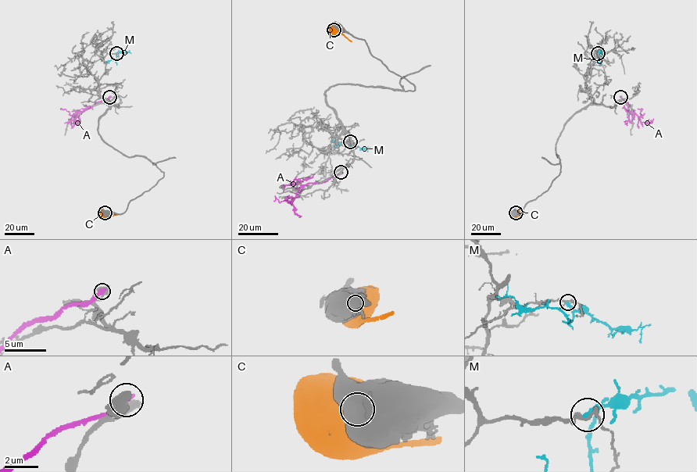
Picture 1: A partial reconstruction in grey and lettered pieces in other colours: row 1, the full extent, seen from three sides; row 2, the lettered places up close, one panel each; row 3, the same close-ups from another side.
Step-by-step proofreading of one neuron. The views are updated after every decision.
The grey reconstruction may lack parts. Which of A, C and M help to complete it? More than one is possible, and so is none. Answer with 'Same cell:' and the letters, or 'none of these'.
Same cell: none of these

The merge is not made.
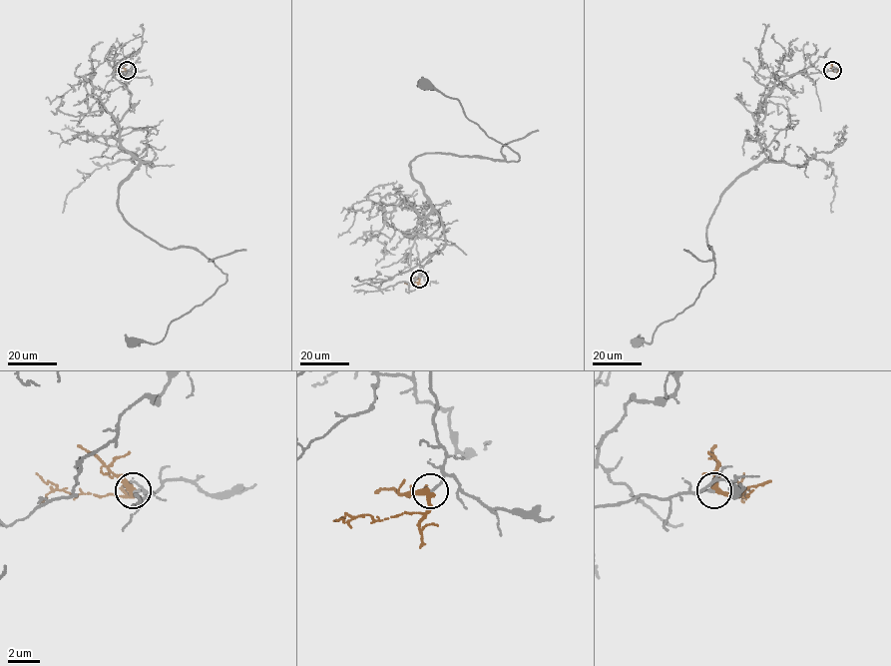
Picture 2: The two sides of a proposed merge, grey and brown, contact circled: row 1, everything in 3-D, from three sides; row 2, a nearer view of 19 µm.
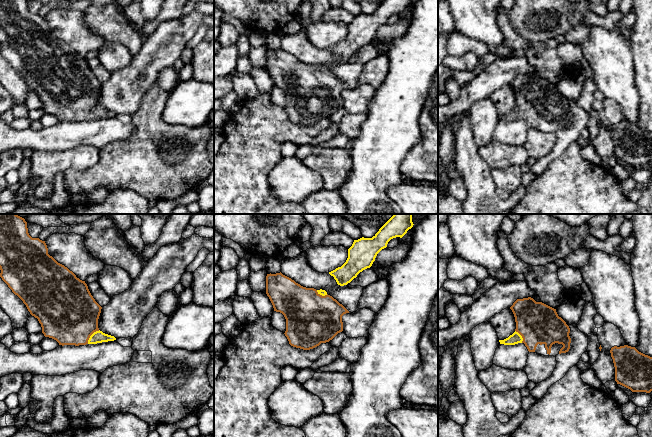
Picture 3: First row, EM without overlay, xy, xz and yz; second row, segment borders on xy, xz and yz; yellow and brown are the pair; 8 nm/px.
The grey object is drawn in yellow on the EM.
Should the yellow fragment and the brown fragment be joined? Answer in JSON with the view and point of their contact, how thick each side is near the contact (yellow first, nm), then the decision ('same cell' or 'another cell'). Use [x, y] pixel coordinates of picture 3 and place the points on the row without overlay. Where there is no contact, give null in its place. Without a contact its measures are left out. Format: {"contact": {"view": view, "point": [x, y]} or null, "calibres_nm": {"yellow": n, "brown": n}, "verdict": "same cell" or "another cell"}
{"contact": {"view": "xy", "point": [91, 111]}, "calibres_nm": {"yellow": 100, "brown": 480}, "verdict": "same cell"}

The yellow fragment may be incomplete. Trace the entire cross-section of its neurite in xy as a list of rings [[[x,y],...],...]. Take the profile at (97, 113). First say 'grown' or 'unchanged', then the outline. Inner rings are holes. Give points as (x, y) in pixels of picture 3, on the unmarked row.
grown | [[[0,0],[0,53],[26,81],[32,92],[38,95],[45,113],[56,116],[59,121],[86,121],[114,117],[114,112],[103,109],[98,104],[102,83],[91,71],[85,57],[80,56],[64,41],[48,30],[45,17],[32,14],[27,0]]]

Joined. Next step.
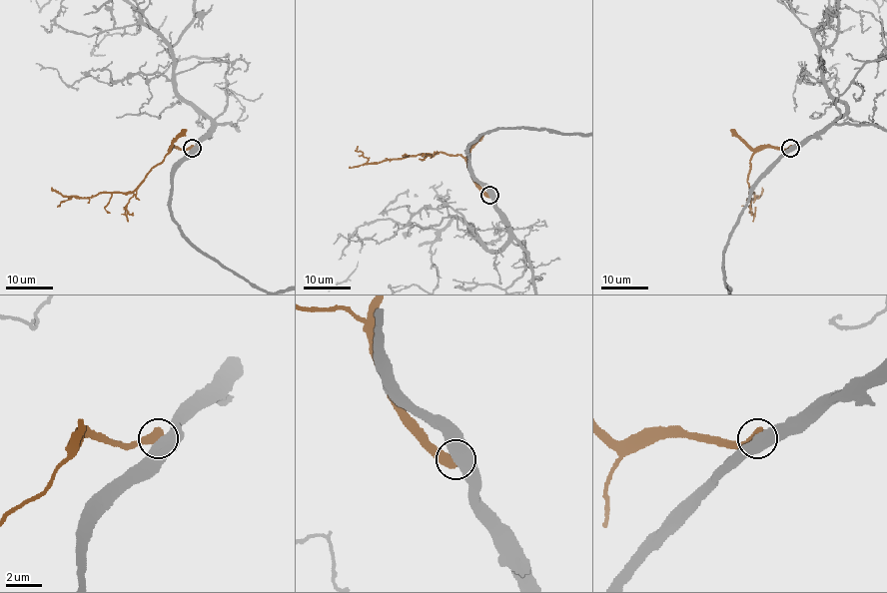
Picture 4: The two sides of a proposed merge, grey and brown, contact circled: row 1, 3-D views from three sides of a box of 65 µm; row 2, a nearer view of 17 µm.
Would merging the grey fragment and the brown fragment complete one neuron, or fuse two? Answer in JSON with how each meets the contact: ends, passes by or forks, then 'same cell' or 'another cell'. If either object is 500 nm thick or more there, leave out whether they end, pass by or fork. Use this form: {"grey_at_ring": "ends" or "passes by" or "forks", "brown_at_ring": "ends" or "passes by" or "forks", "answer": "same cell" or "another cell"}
{"answer": "another cell"}

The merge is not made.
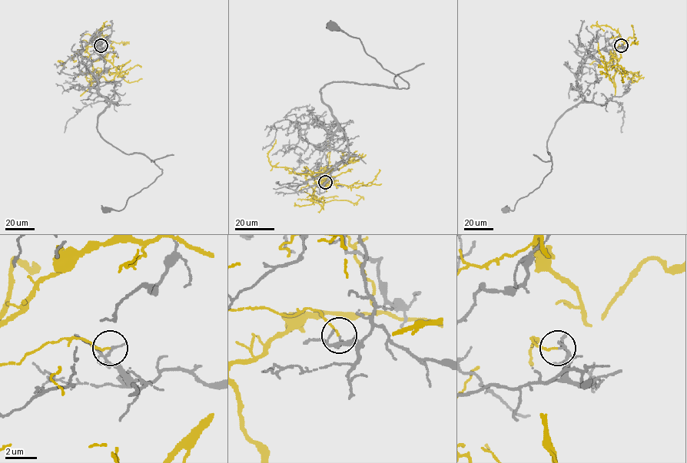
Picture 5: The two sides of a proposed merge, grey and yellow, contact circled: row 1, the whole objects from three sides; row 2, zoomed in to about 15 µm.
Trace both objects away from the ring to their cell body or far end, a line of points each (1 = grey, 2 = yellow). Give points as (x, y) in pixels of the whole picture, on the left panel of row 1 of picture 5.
1: (101, 45), (98, 91), (109, 104), (97, 130), (162, 170), (122, 209), (107, 210)
2: (101, 45), (86, 47), (91, 66), (97, 71), (118, 74), (135, 65), (140, 67)

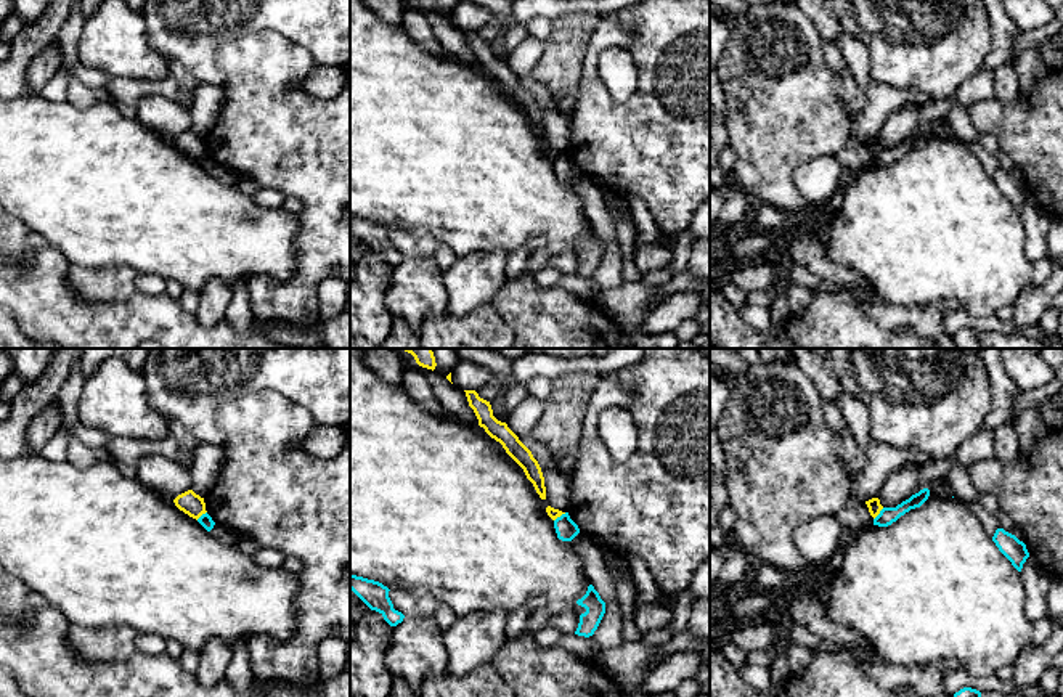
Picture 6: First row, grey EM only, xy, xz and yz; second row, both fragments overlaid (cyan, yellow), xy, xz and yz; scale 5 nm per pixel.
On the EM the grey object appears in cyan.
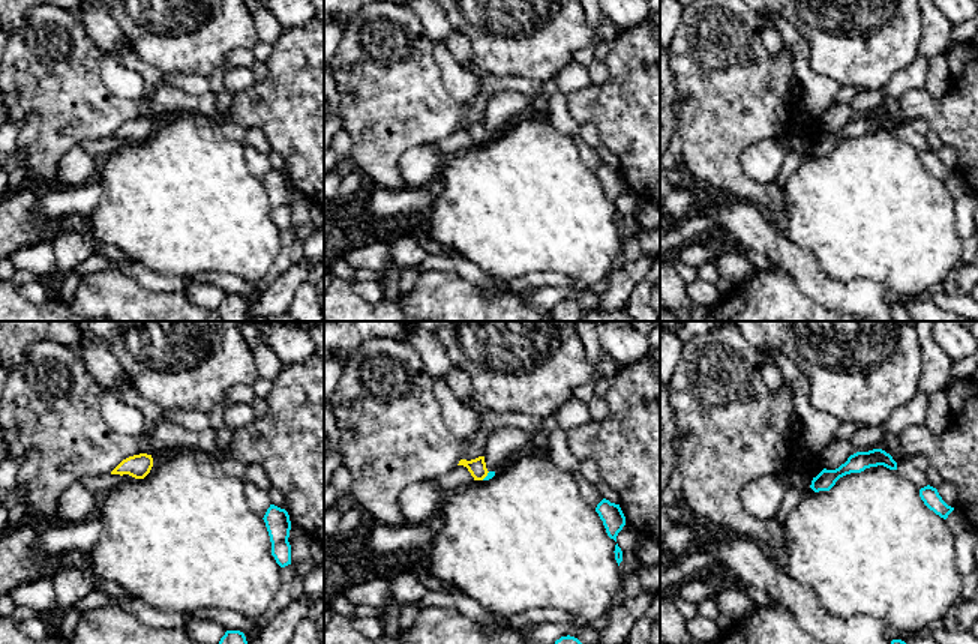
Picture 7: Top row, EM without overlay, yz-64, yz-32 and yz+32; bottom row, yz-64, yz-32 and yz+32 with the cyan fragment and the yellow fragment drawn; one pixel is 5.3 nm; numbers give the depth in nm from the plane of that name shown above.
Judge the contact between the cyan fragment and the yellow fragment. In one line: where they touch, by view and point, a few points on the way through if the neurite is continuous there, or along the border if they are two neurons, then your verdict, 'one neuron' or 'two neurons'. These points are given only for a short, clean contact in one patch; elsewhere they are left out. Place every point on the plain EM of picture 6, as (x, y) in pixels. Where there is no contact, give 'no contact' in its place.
contact yz (879, 154); border yz (883, 148), (874, 159); two neurons

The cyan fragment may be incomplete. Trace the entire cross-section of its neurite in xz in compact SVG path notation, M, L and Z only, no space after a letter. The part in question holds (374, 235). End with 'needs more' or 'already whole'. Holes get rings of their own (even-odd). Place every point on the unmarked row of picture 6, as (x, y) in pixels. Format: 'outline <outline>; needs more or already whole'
outline M350 215L350 230L371 249L379 252L390 267L403 262L405 255L393 249L389 228L379 222Z; already whole

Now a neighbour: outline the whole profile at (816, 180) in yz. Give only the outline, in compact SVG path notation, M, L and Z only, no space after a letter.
M819 156L798 165L793 181L800 194L814 204L825 204L833 198L845 177L837 156Z

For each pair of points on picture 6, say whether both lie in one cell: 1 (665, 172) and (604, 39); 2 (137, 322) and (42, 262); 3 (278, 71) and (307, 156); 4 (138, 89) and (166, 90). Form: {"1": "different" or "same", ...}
{"1": "same", "2": "same", "3": "same", "4": "same"}

